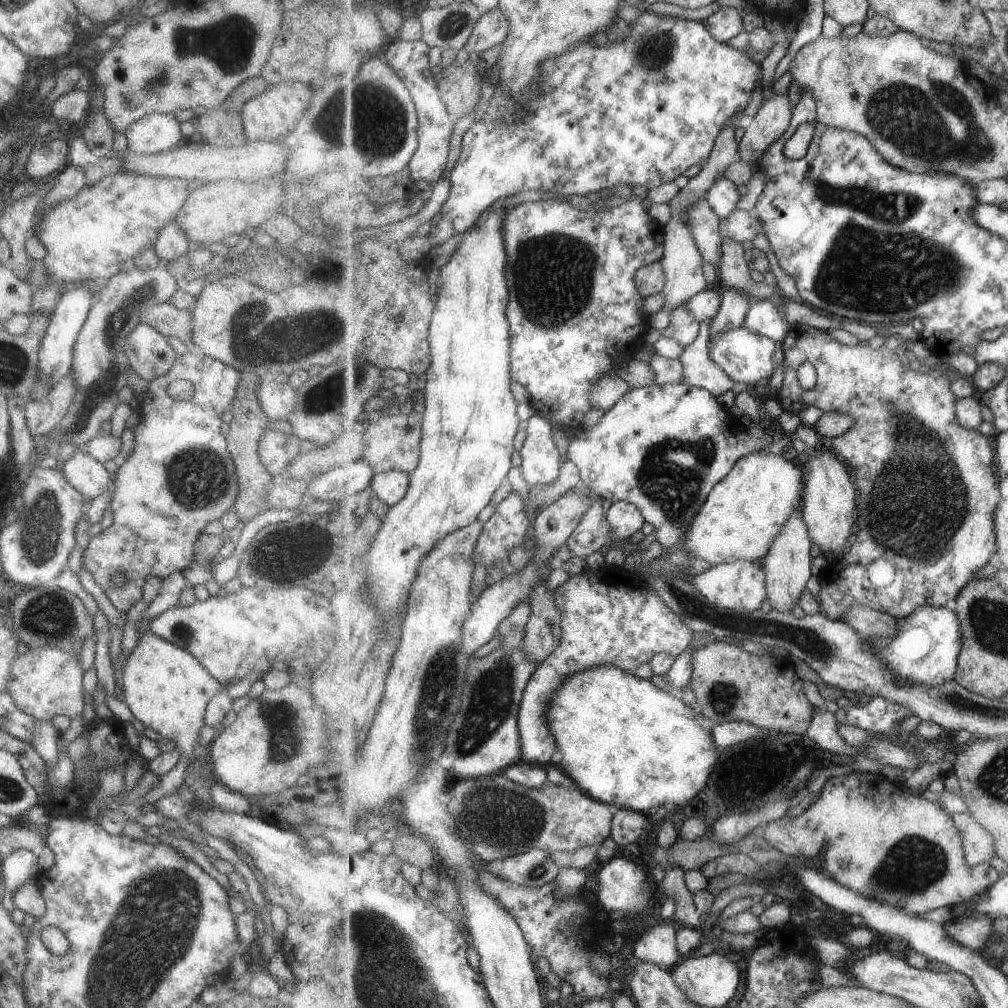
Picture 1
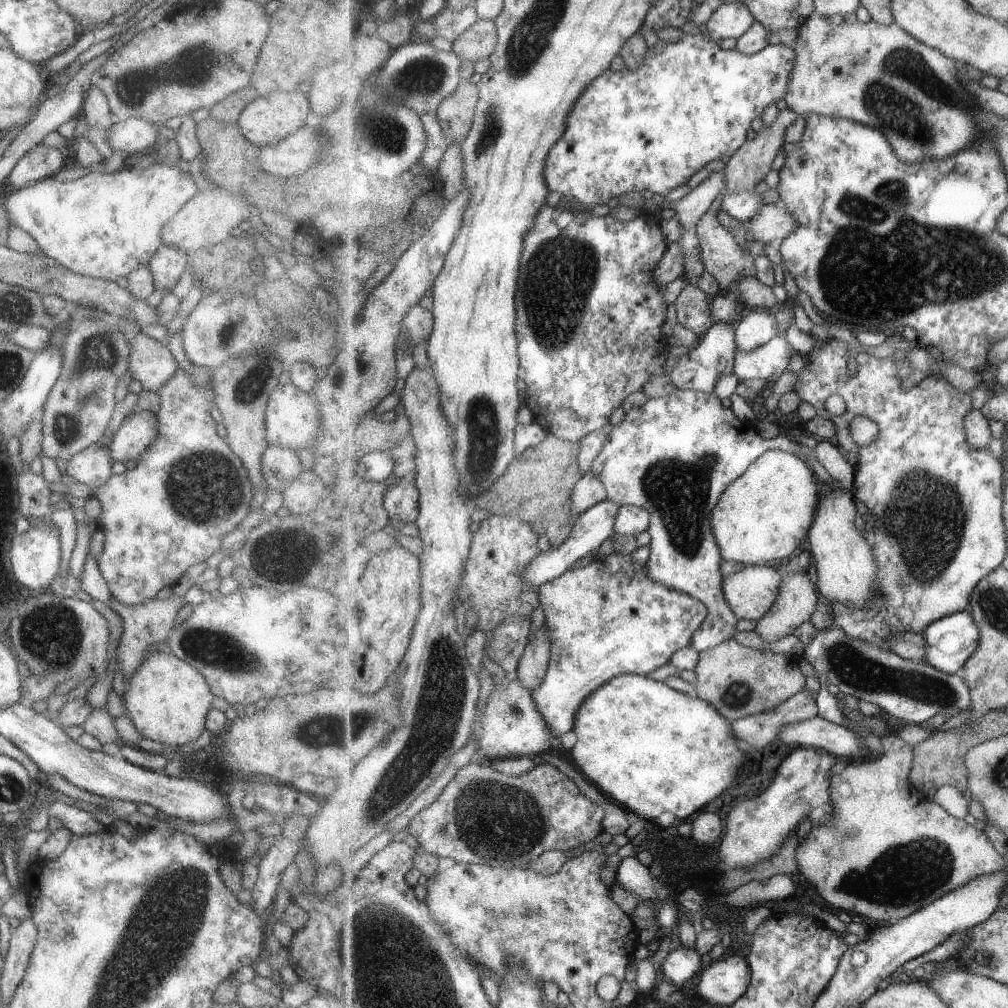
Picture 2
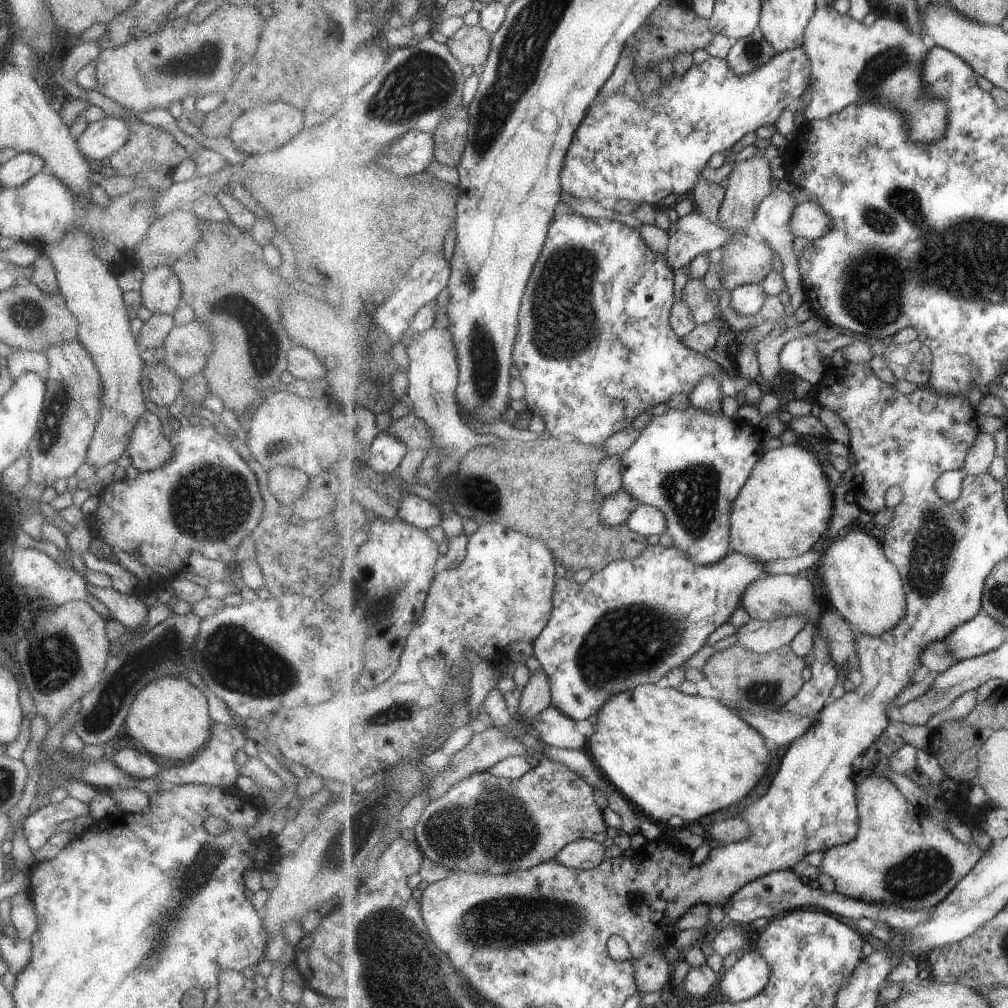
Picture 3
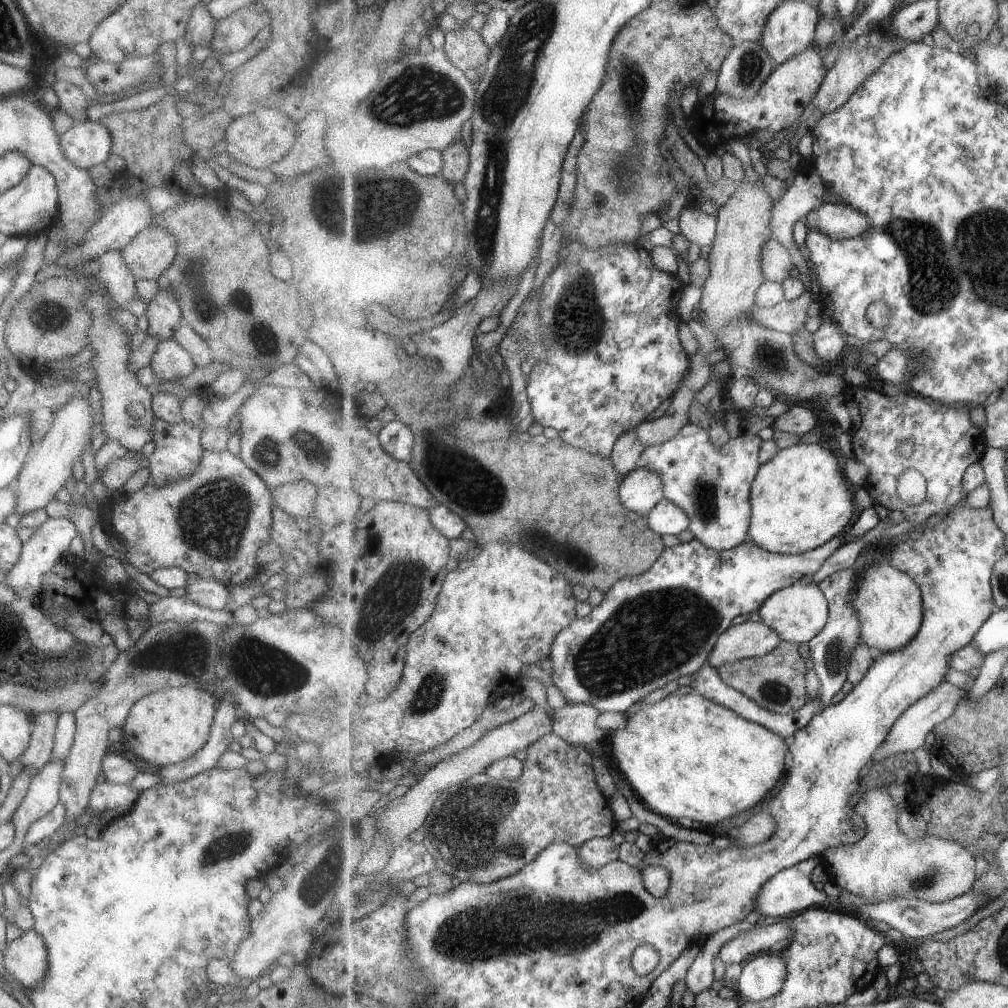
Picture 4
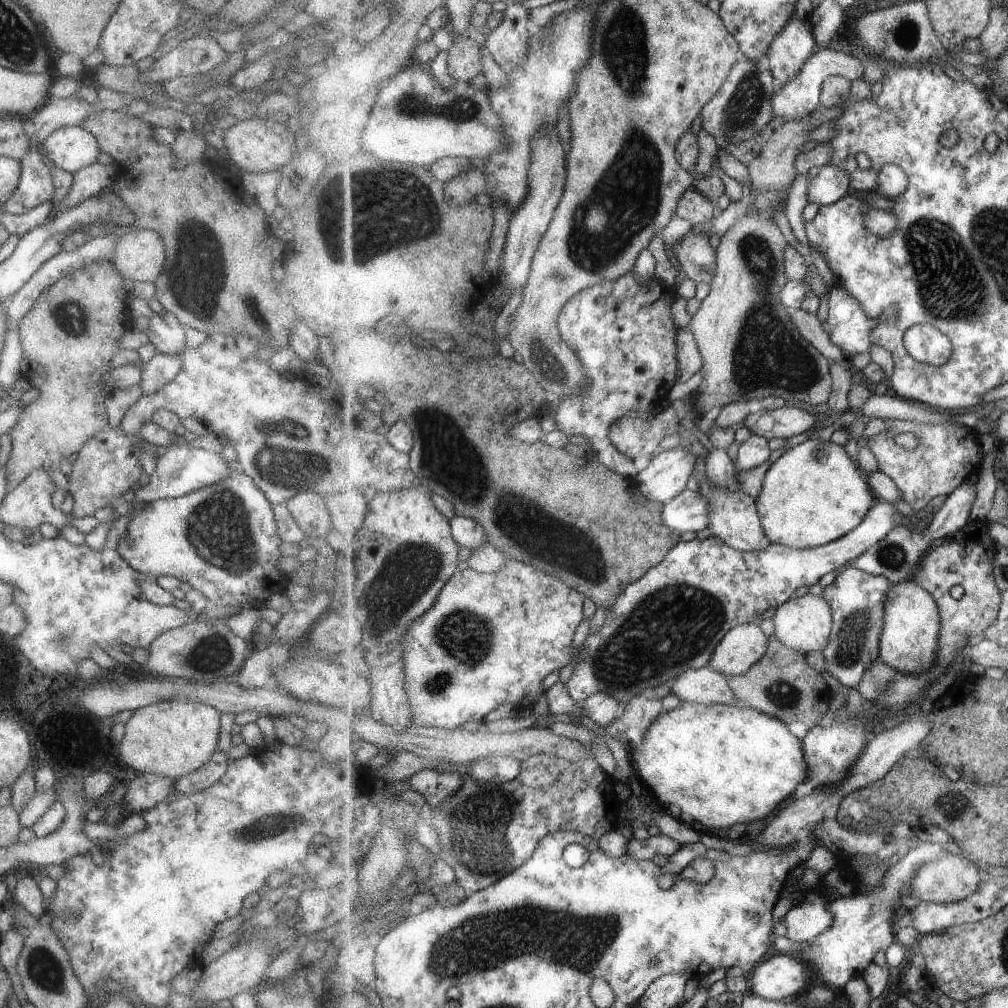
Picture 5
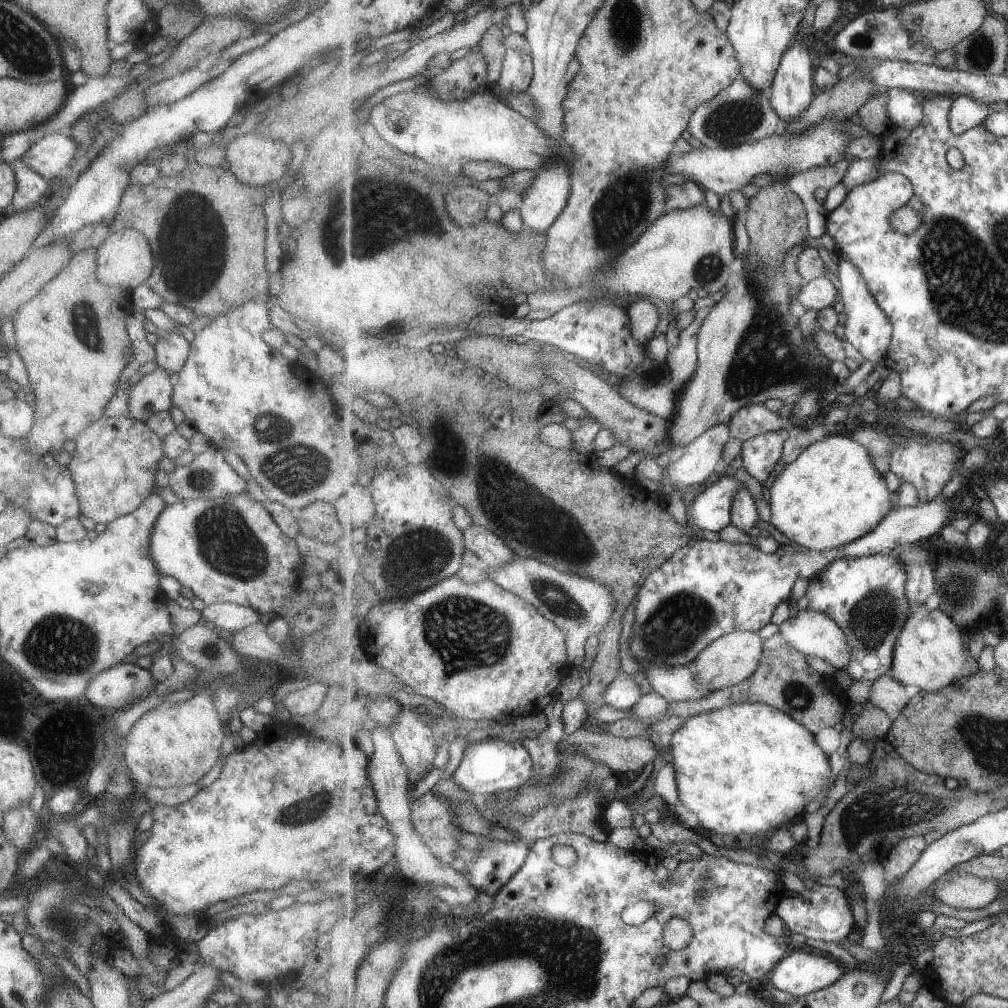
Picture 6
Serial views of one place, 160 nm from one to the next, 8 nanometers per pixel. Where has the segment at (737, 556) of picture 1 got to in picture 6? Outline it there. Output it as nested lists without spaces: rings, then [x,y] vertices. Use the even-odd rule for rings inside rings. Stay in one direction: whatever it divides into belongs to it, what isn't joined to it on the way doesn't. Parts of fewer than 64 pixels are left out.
[[[849,434],[828,436],[813,443],[795,462],[788,464],[769,489],[771,524],[788,539],[812,551],[838,549],[863,538],[893,510],[893,492],[875,464],[871,451]]]

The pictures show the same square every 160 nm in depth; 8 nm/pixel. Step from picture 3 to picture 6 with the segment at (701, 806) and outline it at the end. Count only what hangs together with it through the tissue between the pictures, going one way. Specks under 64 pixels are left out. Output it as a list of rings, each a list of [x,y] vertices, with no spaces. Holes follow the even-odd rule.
[[[733,703],[719,710],[707,711],[696,717],[691,717],[675,734],[665,739],[665,742],[667,742],[665,746],[666,754],[669,754],[671,764],[673,764],[675,770],[675,780],[682,804],[696,814],[699,823],[704,828],[709,832],[721,834],[721,836],[739,836],[739,834],[749,834],[749,836],[755,836],[755,834],[772,835],[779,829],[789,828],[792,824],[797,823],[798,818],[805,812],[808,804],[815,800],[825,787],[830,783],[833,784],[835,778],[837,778],[837,775],[833,774],[831,756],[819,746],[815,733],[781,709],[763,703]]]

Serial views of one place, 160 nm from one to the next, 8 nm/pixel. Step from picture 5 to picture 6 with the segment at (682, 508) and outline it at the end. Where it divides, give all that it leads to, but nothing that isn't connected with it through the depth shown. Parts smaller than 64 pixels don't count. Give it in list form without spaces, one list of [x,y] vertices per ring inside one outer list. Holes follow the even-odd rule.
[[[721,477],[719,480],[709,484],[706,490],[694,498],[693,504],[687,508],[687,525],[693,524],[702,530],[721,532],[729,524],[732,524],[732,508],[737,491],[742,483],[737,478]]]

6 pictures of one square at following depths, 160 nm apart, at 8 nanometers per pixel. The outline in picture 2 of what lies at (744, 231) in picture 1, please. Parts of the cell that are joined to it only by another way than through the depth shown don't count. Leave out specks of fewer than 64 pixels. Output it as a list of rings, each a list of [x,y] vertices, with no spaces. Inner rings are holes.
[[[768,203],[745,225],[748,226],[749,234],[752,234],[755,240],[769,245],[769,242],[777,238],[784,241],[791,236],[798,229],[799,223],[785,205]]]

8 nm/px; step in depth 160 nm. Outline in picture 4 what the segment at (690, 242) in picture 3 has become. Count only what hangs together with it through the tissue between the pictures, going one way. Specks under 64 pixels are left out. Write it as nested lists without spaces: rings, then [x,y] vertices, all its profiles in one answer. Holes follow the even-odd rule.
[[[692,198],[679,216],[680,233],[690,243],[702,246],[712,246],[717,237],[718,221],[715,216],[709,216],[690,205]]]

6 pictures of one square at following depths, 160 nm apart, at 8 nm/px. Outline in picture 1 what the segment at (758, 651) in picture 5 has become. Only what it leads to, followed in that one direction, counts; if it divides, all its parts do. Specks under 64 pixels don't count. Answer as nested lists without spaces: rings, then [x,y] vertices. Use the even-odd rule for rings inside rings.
[[[798,507],[791,518],[779,532],[779,536],[775,538],[775,542],[769,548],[769,554],[765,556],[761,562],[767,574],[766,587],[768,592],[768,600],[772,608],[779,612],[793,613],[793,606],[801,601],[801,596],[807,590],[807,582],[811,580],[811,550],[813,550],[813,538],[809,532],[808,523],[805,522],[804,511]]]

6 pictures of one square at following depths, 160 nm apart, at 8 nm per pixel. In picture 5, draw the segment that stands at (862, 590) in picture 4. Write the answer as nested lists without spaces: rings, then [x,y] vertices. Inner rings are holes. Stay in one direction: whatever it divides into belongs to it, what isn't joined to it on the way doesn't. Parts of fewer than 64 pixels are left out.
[[[914,578],[891,584],[885,602],[885,622],[879,638],[879,656],[897,672],[923,674],[937,662],[937,644],[941,635],[941,616],[936,599]]]

